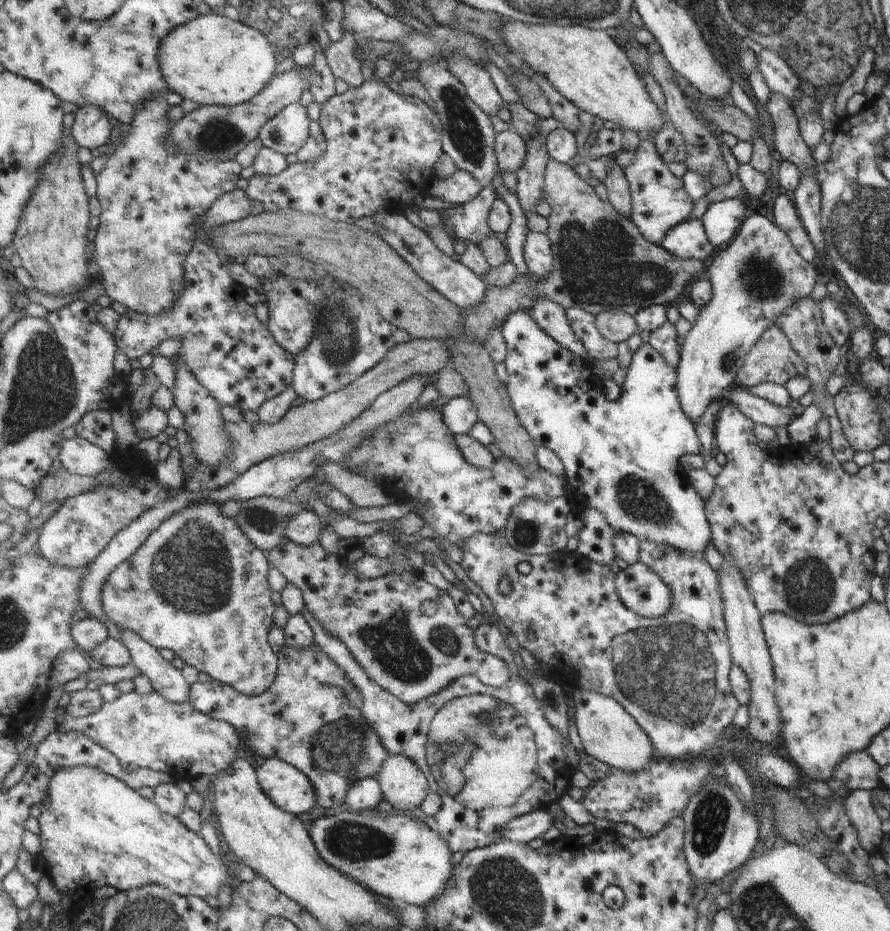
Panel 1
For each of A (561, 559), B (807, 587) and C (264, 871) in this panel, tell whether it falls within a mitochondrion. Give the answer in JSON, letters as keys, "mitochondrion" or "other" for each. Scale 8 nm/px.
{"A":"other","B":"mitochondrion","C":"other"}

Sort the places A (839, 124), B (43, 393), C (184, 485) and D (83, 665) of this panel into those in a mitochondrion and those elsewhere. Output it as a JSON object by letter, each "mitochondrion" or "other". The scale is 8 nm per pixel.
{"A":"other","B":"mitochondrion","C":"other","D":"other"}

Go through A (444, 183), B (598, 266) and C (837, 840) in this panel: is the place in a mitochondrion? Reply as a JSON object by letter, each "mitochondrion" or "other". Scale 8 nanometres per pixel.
{"A":"other","B":"mitochondrion","C":"other"}

